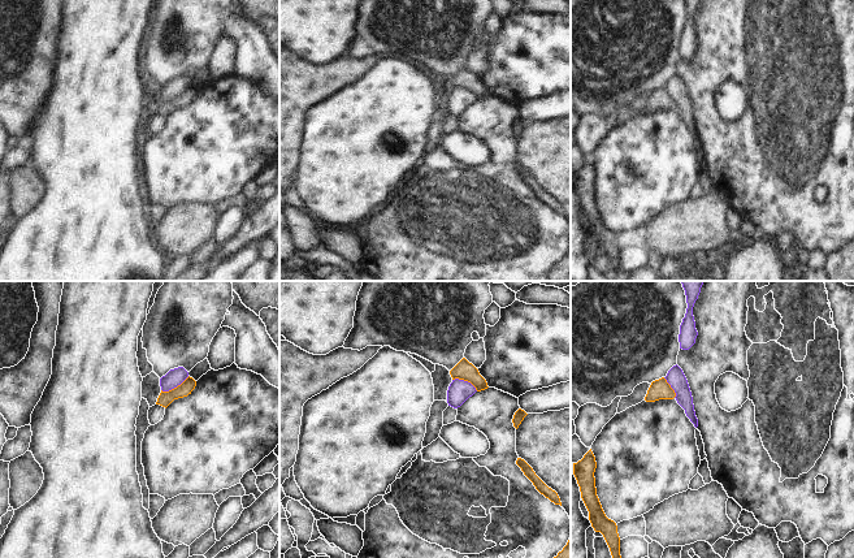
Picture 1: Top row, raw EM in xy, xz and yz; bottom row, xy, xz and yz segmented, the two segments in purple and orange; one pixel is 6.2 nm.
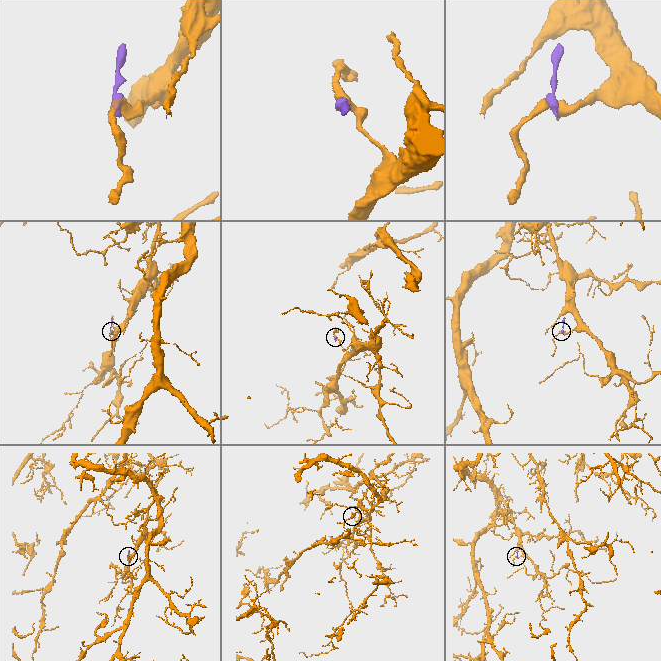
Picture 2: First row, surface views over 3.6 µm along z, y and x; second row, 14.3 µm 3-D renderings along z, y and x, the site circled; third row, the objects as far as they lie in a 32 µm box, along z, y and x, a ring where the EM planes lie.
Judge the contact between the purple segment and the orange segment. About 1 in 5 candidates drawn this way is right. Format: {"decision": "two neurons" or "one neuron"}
{"decision": "two neurons"}

